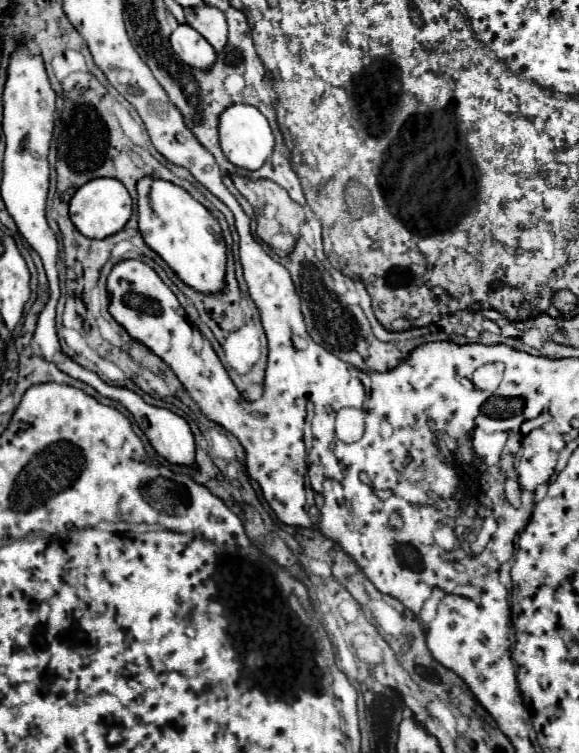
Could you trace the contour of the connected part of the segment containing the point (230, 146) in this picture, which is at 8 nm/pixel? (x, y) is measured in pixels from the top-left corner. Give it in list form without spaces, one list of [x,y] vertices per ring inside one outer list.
[[[231,104],[221,112],[219,142],[225,158],[231,164],[247,170],[257,170],[273,152],[273,132],[269,128],[269,122],[255,106],[249,106],[249,104]]]

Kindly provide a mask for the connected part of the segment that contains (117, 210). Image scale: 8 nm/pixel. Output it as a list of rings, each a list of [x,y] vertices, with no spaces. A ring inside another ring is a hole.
[[[115,178],[89,180],[81,188],[77,188],[75,196],[69,202],[69,216],[71,216],[71,222],[75,224],[75,228],[83,236],[95,238],[95,240],[101,240],[101,238],[107,238],[107,236],[119,232],[127,224],[131,210],[133,210],[131,196],[127,192],[127,188]]]

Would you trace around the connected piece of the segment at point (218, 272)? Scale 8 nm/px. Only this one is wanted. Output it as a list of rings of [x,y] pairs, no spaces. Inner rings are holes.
[[[143,176],[137,184],[137,208],[139,208],[139,232],[149,248],[153,248],[171,270],[191,288],[199,292],[221,290],[225,276],[225,240],[221,236],[219,222],[211,212],[197,202],[185,188],[167,180],[155,180]]]

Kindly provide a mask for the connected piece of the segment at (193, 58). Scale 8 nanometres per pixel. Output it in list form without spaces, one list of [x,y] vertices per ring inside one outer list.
[[[179,24],[171,32],[169,40],[175,54],[185,64],[193,68],[203,68],[203,70],[213,66],[215,50],[211,48],[211,44],[207,44],[207,40],[203,40],[203,36],[199,36],[199,32],[195,32],[195,28],[187,28],[187,24]]]

